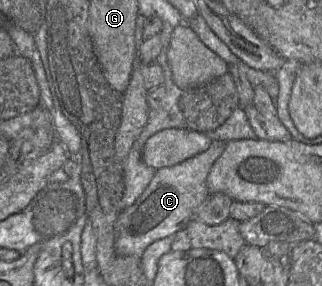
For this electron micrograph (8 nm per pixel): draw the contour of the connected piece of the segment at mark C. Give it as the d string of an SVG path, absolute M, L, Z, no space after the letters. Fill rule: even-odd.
M214 139L206 151L176 165L156 170L144 192L117 218L114 243L117 253L123 256L141 257L153 242L185 228L196 209L210 195L206 180L225 146L226 142Z

